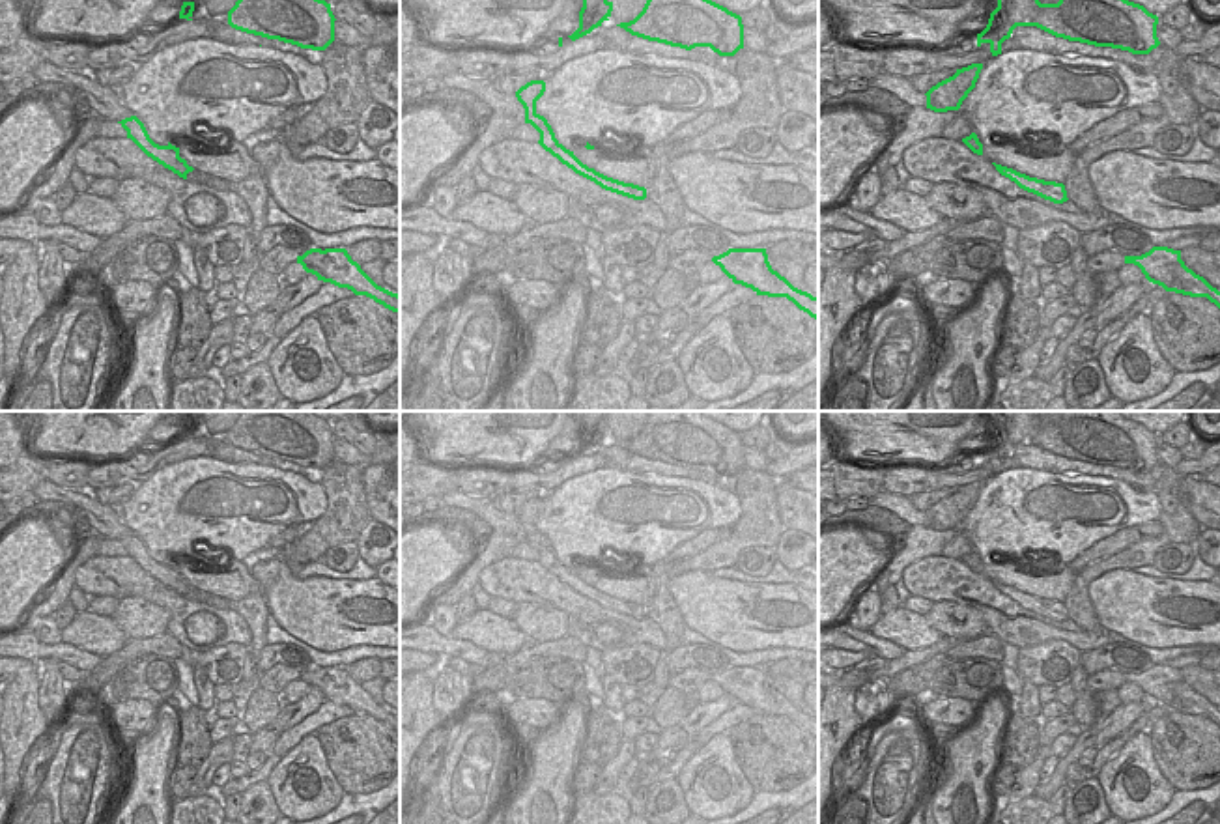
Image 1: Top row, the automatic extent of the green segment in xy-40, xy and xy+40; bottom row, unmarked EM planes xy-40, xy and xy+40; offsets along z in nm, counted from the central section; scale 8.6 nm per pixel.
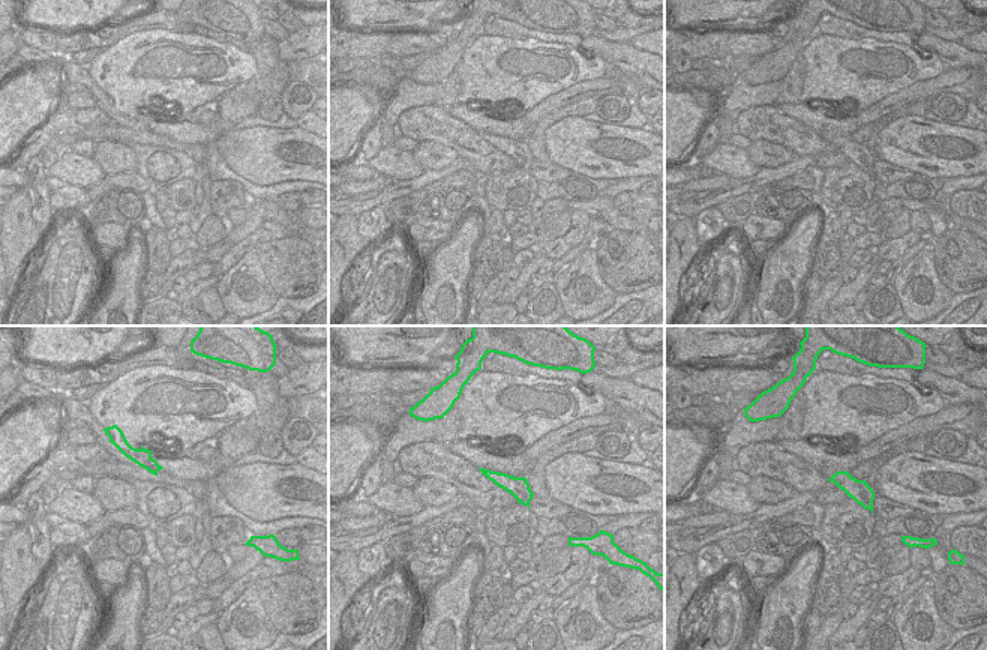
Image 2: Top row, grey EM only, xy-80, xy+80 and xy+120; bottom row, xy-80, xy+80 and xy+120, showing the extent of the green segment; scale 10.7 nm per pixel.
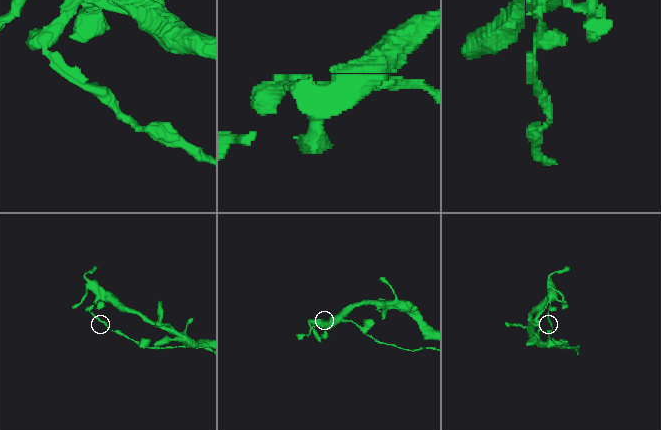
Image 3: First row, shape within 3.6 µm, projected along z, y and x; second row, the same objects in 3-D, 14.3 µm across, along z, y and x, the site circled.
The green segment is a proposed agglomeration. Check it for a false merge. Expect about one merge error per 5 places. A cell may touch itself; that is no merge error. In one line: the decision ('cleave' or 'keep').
cleave

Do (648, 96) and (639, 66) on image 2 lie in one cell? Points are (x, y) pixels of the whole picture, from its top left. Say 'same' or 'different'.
different

